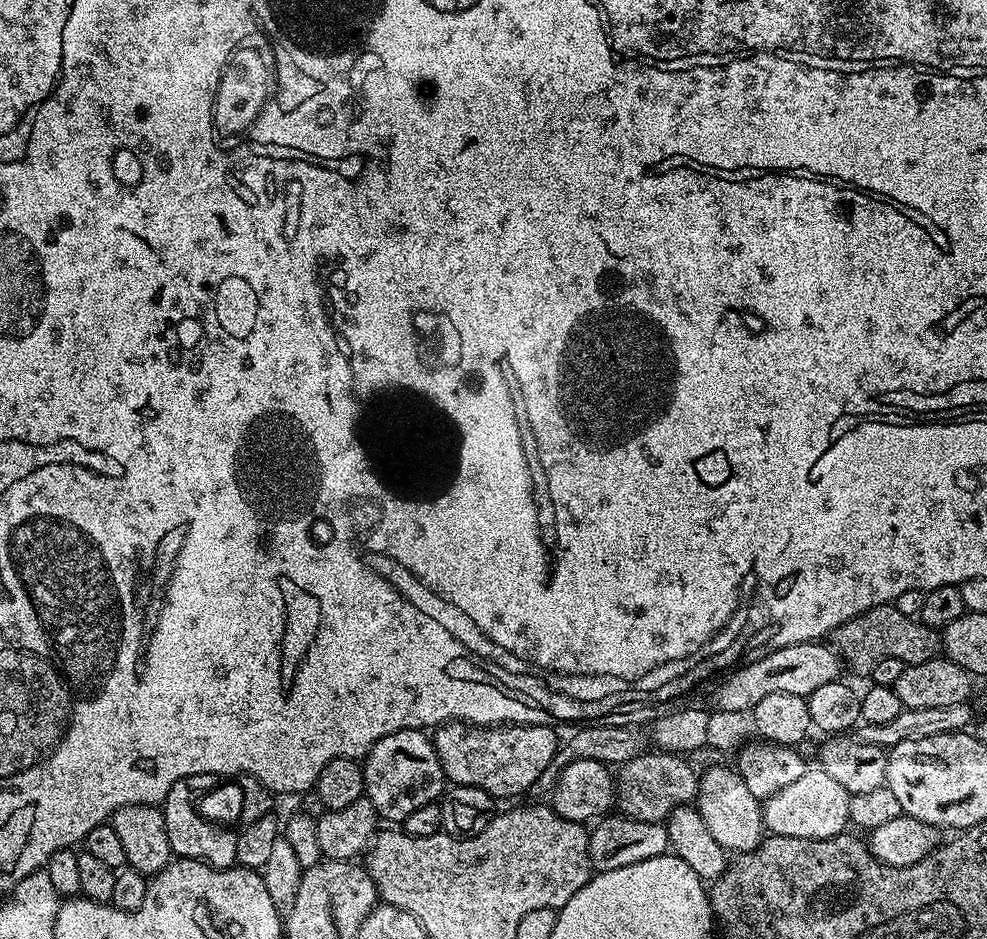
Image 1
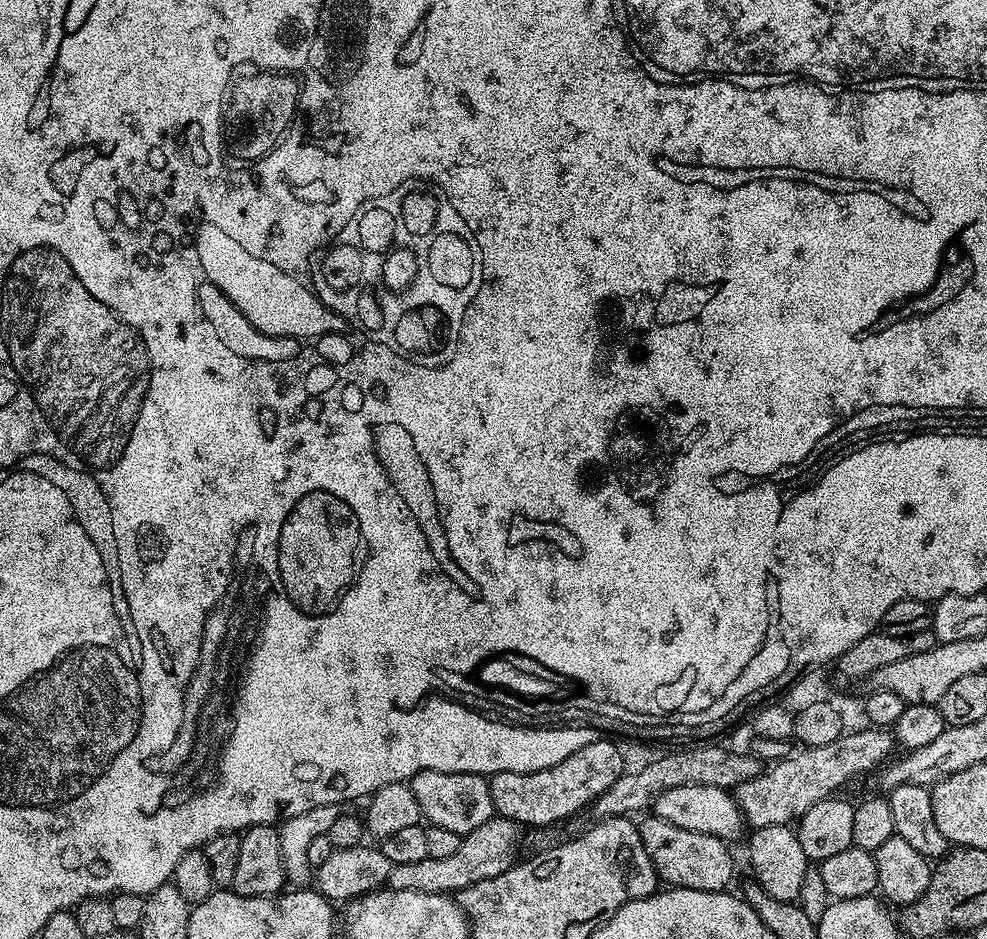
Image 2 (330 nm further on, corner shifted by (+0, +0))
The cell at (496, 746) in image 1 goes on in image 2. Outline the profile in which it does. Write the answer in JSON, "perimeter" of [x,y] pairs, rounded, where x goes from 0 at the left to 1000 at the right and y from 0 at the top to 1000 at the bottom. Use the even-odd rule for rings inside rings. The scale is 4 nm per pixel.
{"perimeter":[[[619,787],[591,794],[564,815],[544,822],[503,822],[494,831],[498,864],[528,880],[563,878],[592,859],[599,857],[610,845],[618,841],[622,833],[632,825],[634,815],[628,802],[629,794]]]}

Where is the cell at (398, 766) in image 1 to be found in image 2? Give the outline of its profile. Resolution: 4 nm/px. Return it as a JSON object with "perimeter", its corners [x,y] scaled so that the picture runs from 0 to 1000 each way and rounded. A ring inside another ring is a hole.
{"perimeter":[[[428,820],[417,826],[415,838],[419,850],[424,852],[427,870],[433,876],[460,884],[467,892],[474,886],[483,884],[484,880],[501,868],[494,831],[479,822]]]}

